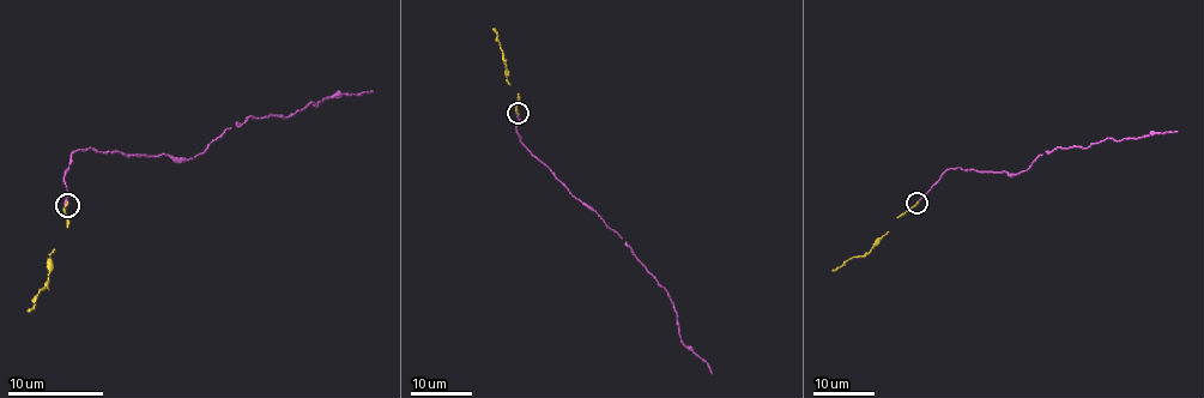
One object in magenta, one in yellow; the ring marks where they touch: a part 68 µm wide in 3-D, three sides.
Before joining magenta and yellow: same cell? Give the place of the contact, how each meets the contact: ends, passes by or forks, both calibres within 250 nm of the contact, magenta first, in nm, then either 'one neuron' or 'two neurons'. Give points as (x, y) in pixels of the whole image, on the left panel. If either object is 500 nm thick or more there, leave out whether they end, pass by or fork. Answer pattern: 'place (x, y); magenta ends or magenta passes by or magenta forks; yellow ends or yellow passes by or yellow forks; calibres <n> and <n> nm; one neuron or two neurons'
place (67, 205); magenta ends; yellow ends; calibres 170 and 170 nm; one neuron

